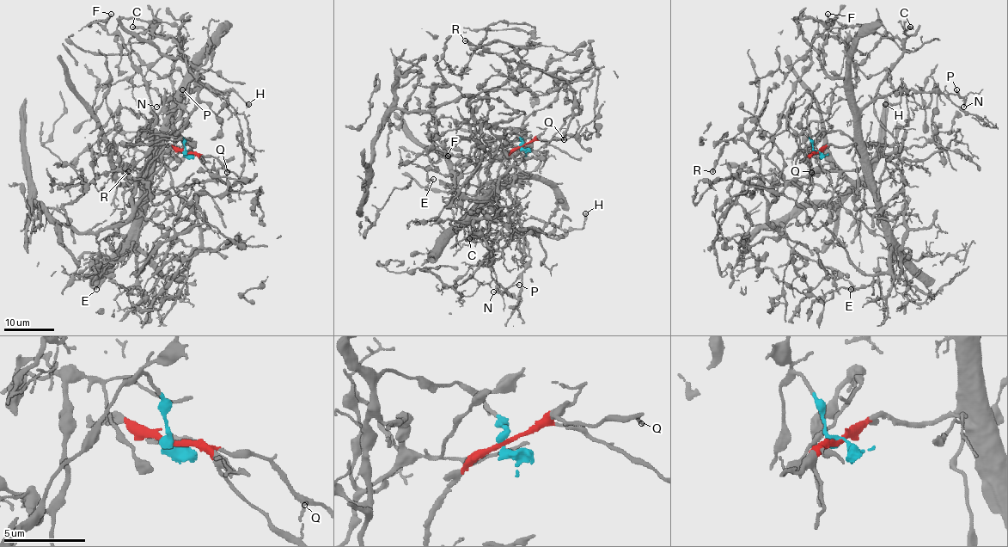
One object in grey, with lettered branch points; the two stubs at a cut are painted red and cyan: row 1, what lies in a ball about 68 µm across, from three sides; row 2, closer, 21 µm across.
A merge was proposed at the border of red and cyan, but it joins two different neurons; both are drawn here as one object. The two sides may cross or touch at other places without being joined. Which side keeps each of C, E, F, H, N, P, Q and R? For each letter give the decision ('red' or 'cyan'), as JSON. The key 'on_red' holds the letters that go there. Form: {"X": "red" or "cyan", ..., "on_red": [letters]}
{"C": "red", "E": "cyan", "F": "cyan", "H": "red", "N": "red", "P": "red", "Q": "red", "R": "cyan", "on_red": ["C", "H", "N", "P", "Q"]}

